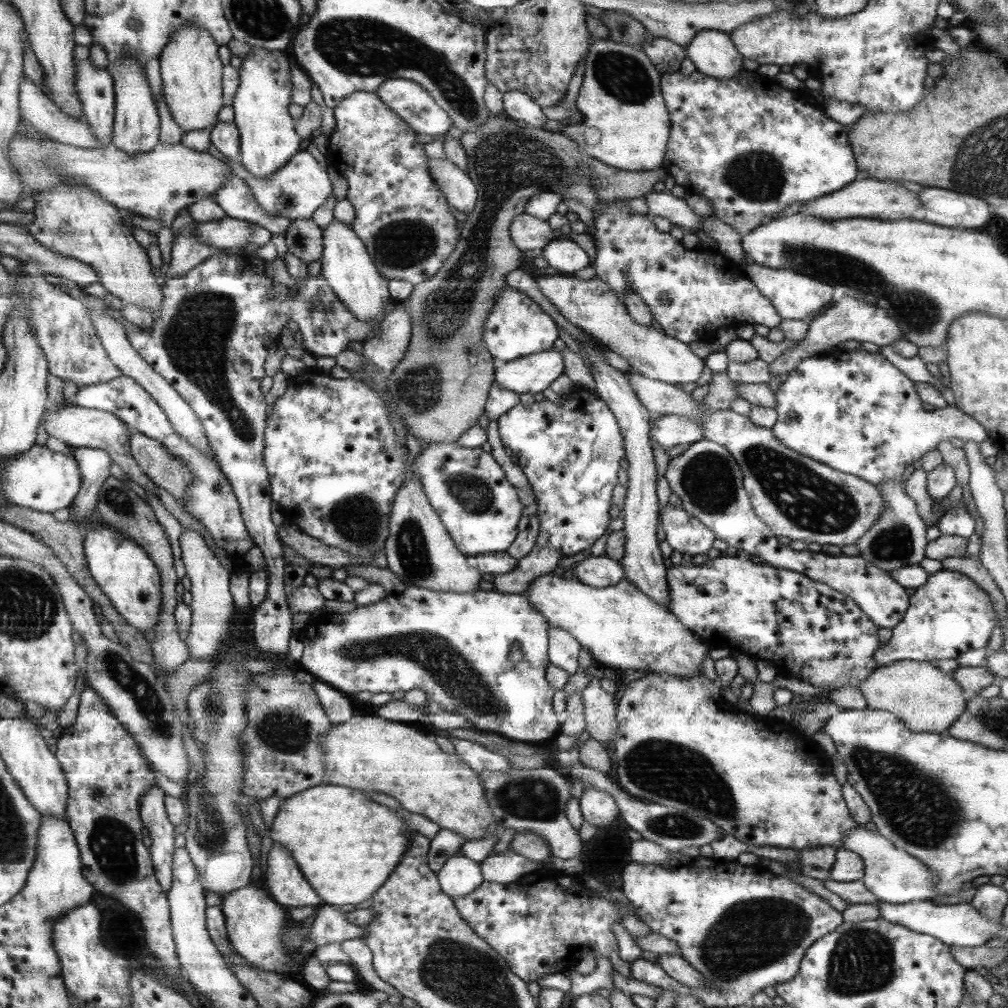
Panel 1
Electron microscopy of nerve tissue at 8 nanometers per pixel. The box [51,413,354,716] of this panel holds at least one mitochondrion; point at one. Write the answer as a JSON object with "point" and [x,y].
{"point":[118,498]}

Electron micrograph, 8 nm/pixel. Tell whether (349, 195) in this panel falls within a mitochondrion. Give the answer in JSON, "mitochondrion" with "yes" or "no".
{"mitochondrion":"no"}

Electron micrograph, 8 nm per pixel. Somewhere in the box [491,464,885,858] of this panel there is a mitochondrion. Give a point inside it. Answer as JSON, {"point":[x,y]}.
{"point":[669,768]}

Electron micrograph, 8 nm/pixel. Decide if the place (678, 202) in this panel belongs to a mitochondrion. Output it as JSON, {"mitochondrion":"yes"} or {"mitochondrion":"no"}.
{"mitochondrion":"no"}

